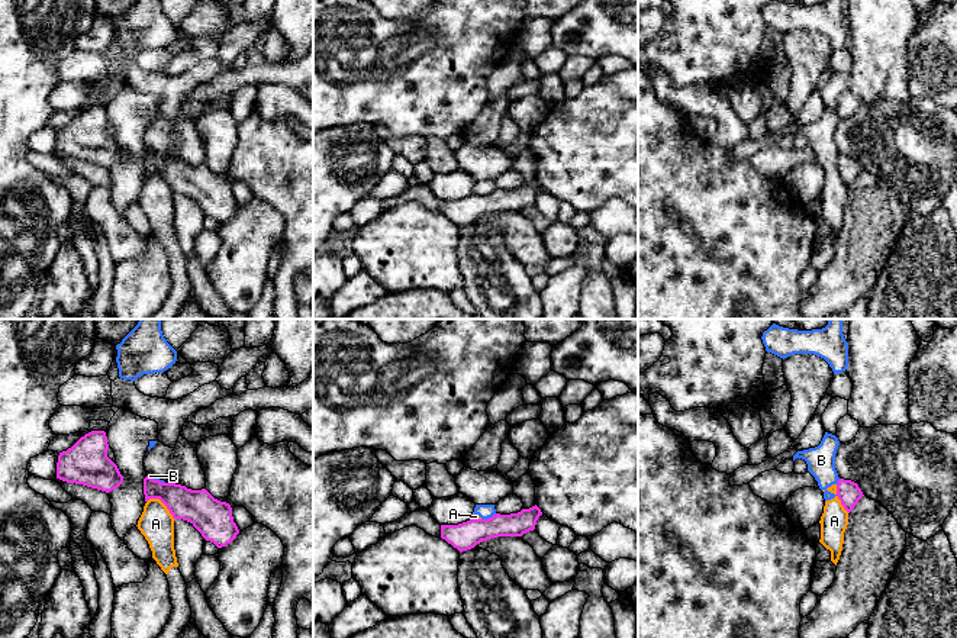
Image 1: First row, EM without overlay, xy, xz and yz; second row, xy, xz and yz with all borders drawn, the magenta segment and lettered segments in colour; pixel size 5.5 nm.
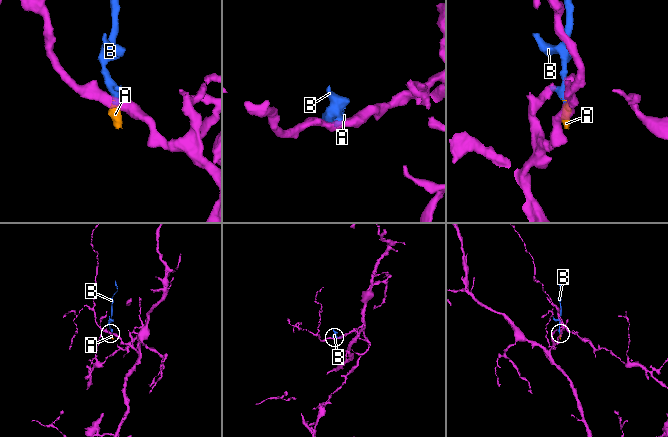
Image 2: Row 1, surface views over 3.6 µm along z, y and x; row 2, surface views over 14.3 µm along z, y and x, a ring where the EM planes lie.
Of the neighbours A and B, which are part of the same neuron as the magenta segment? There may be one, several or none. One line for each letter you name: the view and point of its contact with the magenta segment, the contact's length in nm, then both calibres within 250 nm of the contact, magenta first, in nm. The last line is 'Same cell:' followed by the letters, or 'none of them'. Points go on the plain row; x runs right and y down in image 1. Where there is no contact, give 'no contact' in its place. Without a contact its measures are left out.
Same cell: none of them

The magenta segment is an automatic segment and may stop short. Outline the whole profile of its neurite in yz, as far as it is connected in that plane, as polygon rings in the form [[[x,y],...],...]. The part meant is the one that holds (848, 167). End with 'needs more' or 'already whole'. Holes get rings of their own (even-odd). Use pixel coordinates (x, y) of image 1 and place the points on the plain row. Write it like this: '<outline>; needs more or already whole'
[[[840,154],[837,158],[837,171],[844,184],[850,188],[864,170],[857,158]]]; already whole

